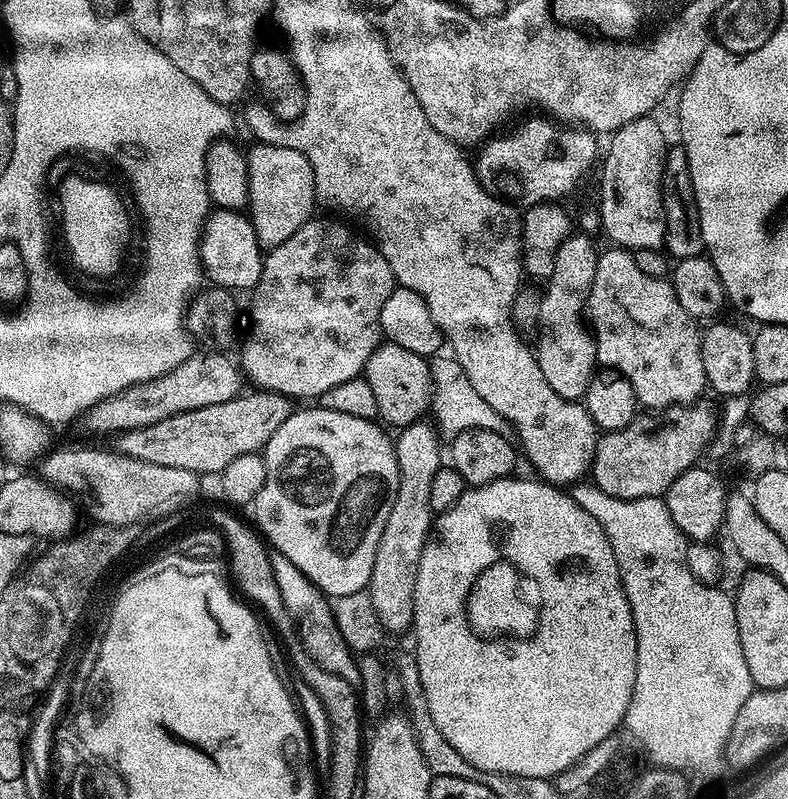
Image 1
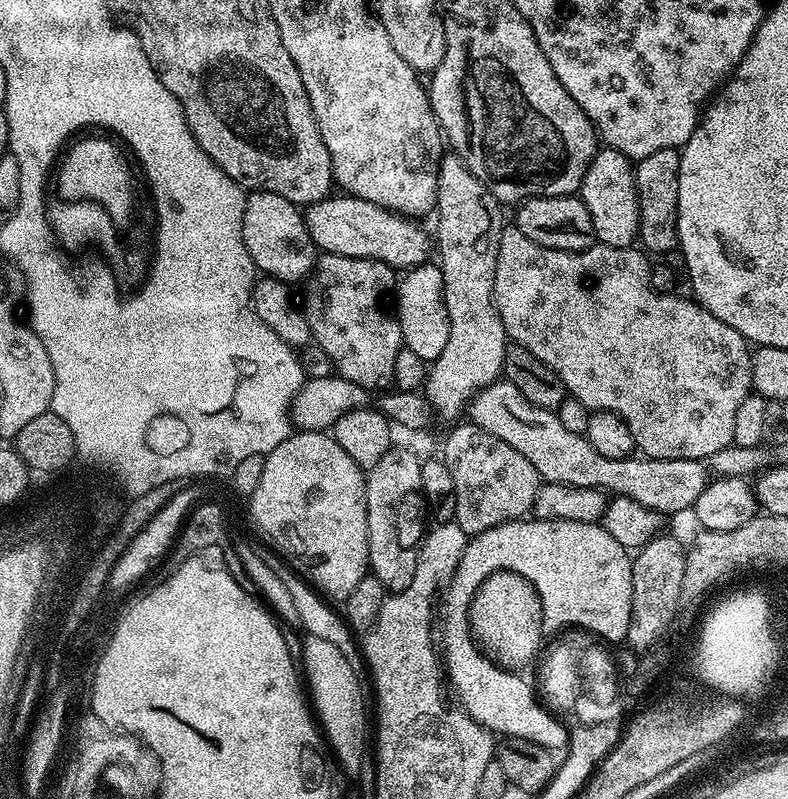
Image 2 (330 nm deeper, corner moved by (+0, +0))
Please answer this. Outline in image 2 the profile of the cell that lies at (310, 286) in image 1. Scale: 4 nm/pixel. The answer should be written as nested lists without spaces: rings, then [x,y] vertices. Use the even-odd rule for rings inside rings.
[[[326,252],[317,259],[303,285],[305,288],[302,311],[312,331],[312,340],[318,346],[322,346],[322,350],[326,350],[333,369],[339,375],[359,384],[365,390],[371,388],[388,390],[393,387],[394,358],[398,358],[398,350],[402,347],[400,327],[390,307],[397,283],[397,269],[391,268],[386,262],[350,258]]]

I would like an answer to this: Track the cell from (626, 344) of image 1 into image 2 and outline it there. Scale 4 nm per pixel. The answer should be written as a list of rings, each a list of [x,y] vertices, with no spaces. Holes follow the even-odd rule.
[[[506,226],[502,230],[502,234],[498,238],[498,262],[494,270],[494,290],[492,291],[492,301],[496,303],[496,312],[502,318],[502,326],[509,341],[526,346],[526,350],[530,350],[530,354],[534,354],[534,358],[542,358],[542,362],[546,362],[546,366],[550,366],[550,370],[554,370],[554,374],[558,374],[558,378],[562,378],[565,389],[570,393],[571,399],[582,402],[582,406],[586,406],[592,412],[617,412],[626,422],[626,426],[630,426],[630,434],[634,438],[636,448],[639,449],[645,457],[654,460],[703,460],[707,461],[710,454],[718,454],[718,450],[726,450],[732,445],[734,438],[734,413],[738,410],[738,406],[742,403],[742,398],[746,398],[753,391],[752,386],[752,352],[750,351],[749,341],[744,339],[742,334],[738,334],[738,330],[734,330],[734,326],[726,326],[726,322],[722,322],[718,318],[714,318],[714,314],[710,314],[710,310],[701,308],[695,299],[689,298],[687,295],[673,294],[670,292],[658,292],[653,288],[650,282],[650,274],[648,273],[650,260],[647,255],[639,247],[620,248],[616,252],[608,252],[608,246],[596,242],[592,247],[586,249],[585,252],[567,252],[566,250],[554,250],[542,246],[538,242],[534,242],[530,238],[526,238],[526,234],[522,234],[522,230],[518,230],[515,226]]]

